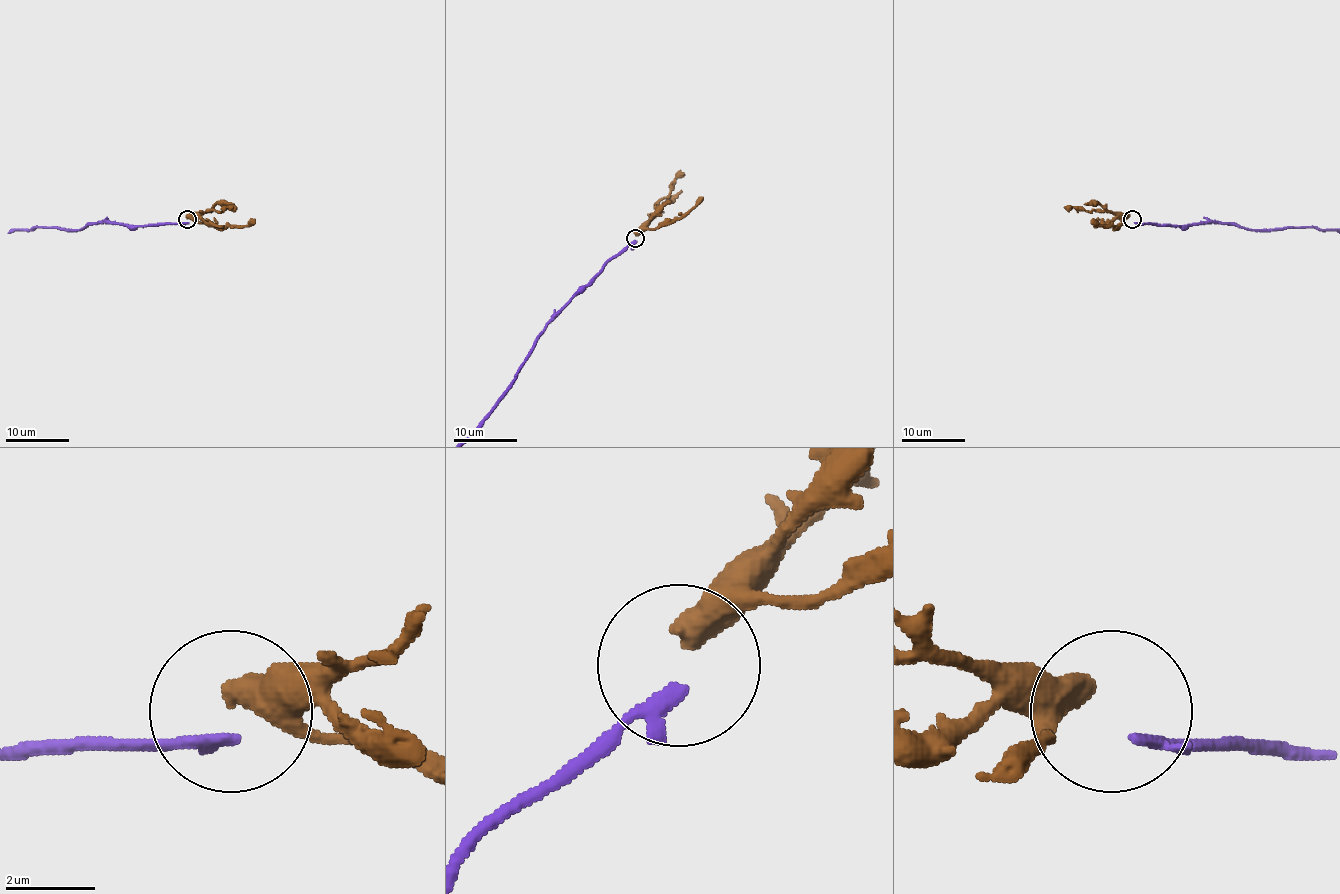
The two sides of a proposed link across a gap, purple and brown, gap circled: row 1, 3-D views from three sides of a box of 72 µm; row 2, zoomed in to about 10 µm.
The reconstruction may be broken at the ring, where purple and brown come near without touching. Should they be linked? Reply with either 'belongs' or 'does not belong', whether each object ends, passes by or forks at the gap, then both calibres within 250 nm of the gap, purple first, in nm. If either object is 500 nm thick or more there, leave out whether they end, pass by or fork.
does not belong; calibres 240 and 550 nm

